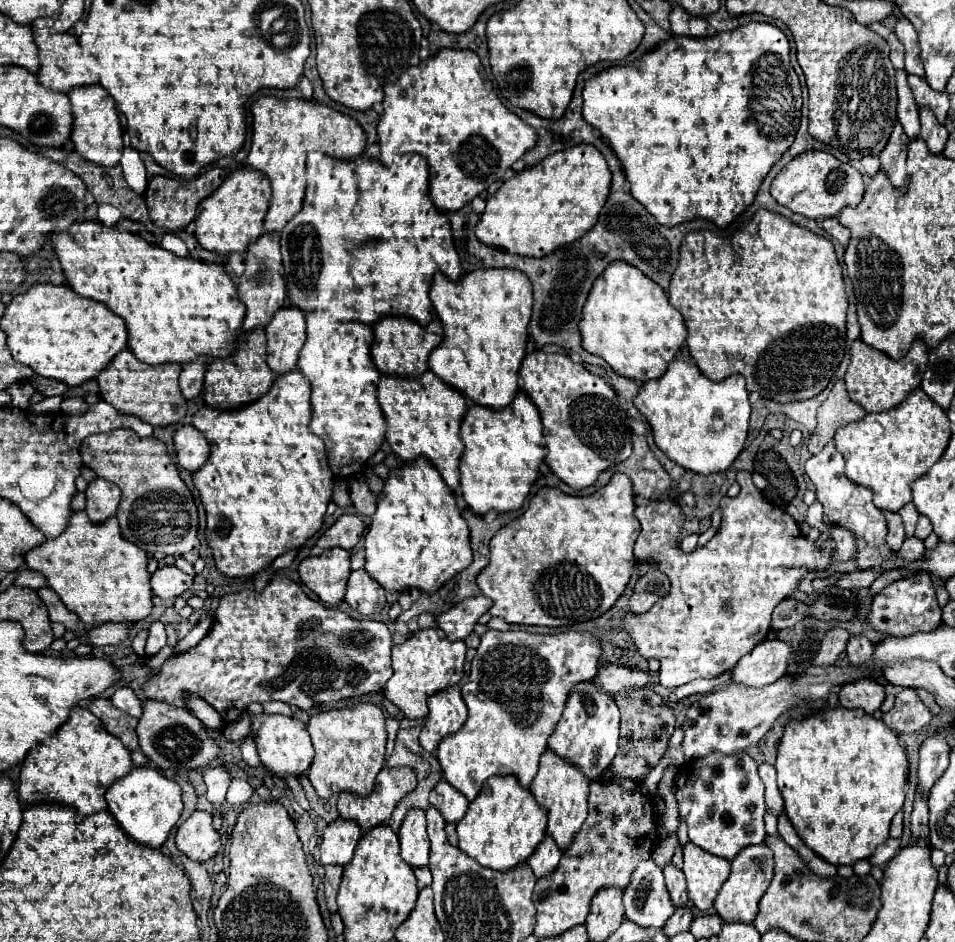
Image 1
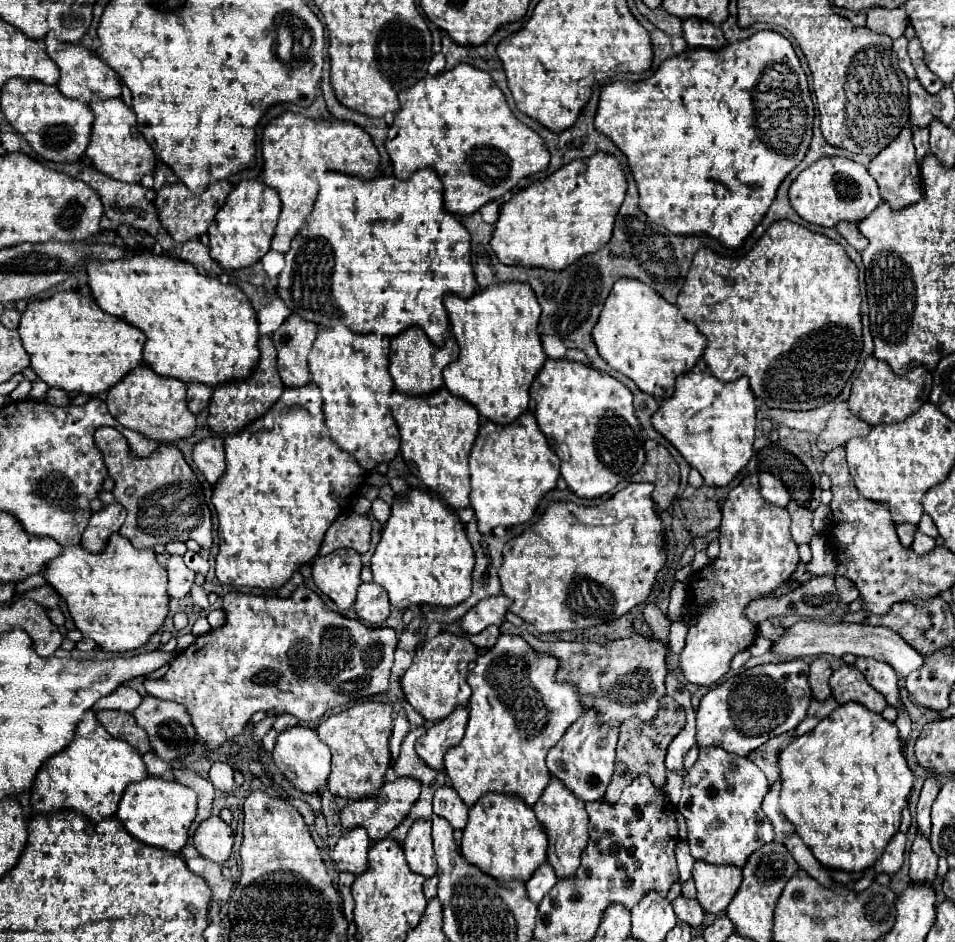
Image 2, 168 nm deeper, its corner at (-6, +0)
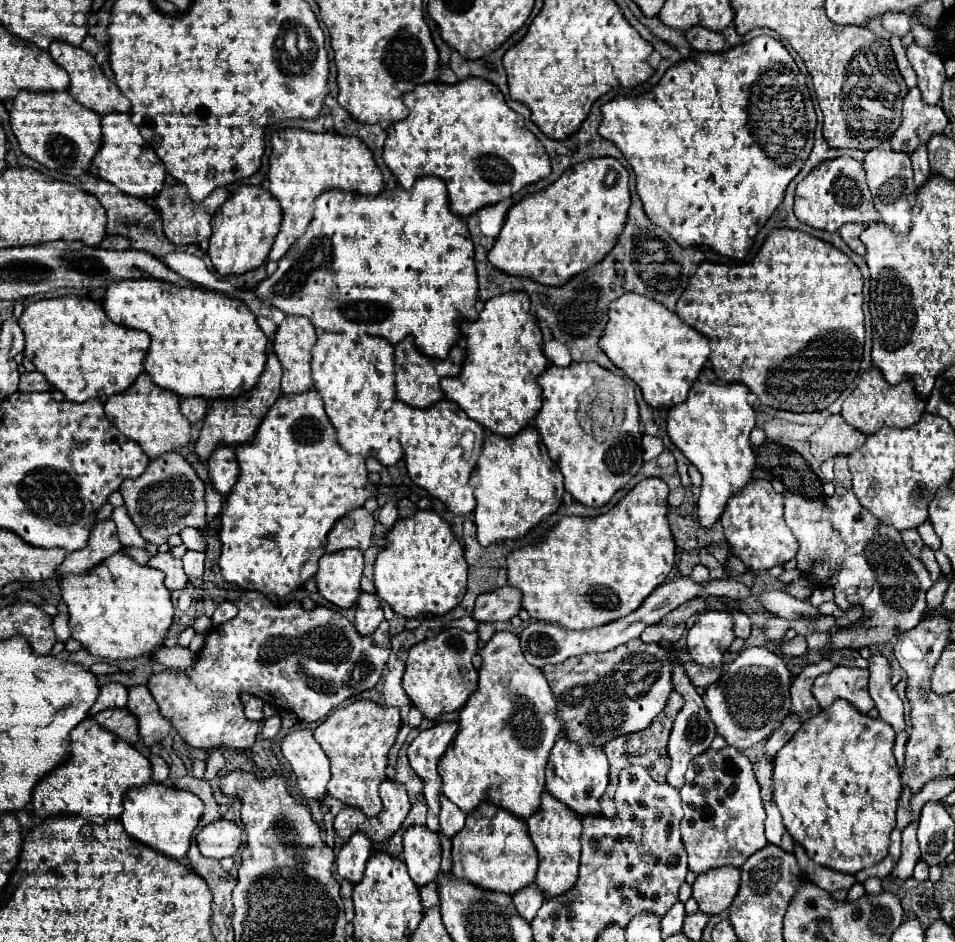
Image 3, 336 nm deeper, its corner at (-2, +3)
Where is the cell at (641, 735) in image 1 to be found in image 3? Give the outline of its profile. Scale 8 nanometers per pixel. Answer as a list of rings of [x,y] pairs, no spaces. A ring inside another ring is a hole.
[[[673,691],[673,693],[669,695],[669,701],[667,701],[665,709],[655,717],[655,721],[653,721],[647,729],[643,729],[643,731],[639,731],[639,733],[615,737],[613,741],[607,743],[607,747],[603,747],[603,751],[605,751],[607,759],[609,759],[609,785],[607,785],[605,795],[601,797],[601,809],[603,809],[603,815],[605,815],[605,817],[615,817],[615,813],[617,813],[615,803],[613,803],[613,795],[615,795],[615,789],[617,789],[619,771],[625,769],[627,765],[631,765],[631,763],[641,763],[643,767],[649,769],[649,773],[651,773],[653,779],[657,779],[659,783],[665,783],[667,771],[669,771],[669,767],[671,767],[671,759],[667,757],[667,741],[669,741],[669,733],[671,733],[671,727],[673,727],[673,719],[675,719],[675,715],[681,711],[683,705],[685,705],[683,695],[677,693],[677,691]]]

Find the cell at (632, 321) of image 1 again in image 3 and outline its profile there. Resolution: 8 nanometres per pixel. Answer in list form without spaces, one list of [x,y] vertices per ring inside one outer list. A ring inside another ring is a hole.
[[[625,293],[609,307],[609,323],[599,341],[603,353],[633,379],[653,409],[671,409],[687,399],[691,383],[709,359],[709,341],[667,307],[637,293]]]

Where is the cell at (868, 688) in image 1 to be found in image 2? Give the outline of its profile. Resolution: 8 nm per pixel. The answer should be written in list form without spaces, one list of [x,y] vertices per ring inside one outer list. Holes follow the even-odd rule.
[[[843,666],[831,676],[831,690],[839,704],[859,702],[871,712],[883,712],[887,700],[883,700],[881,692],[875,692],[865,680],[865,676],[855,666]]]

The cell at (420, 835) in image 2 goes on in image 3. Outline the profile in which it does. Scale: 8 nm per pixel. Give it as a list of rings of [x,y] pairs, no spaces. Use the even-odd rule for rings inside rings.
[[[415,825],[403,833],[403,859],[411,879],[421,887],[437,879],[441,863],[439,835],[425,825]]]

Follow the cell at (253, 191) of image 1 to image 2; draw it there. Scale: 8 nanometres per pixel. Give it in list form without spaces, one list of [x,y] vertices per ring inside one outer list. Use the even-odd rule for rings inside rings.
[[[241,180],[231,190],[227,202],[215,214],[215,220],[207,230],[211,258],[217,260],[225,270],[247,268],[257,260],[261,260],[269,252],[269,244],[273,238],[279,212],[281,212],[281,202],[275,190],[271,190],[267,184],[259,180]]]

